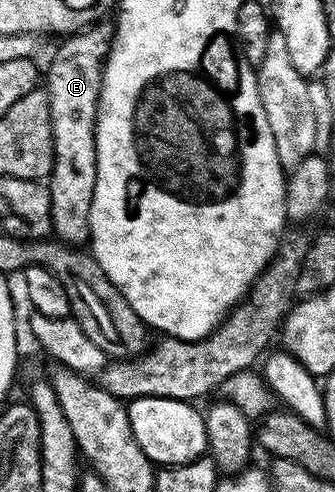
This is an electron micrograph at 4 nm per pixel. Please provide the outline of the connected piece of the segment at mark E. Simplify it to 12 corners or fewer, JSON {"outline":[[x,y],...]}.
{"outline":[[114,26],[66,36],[43,83],[56,240],[89,241]]}

